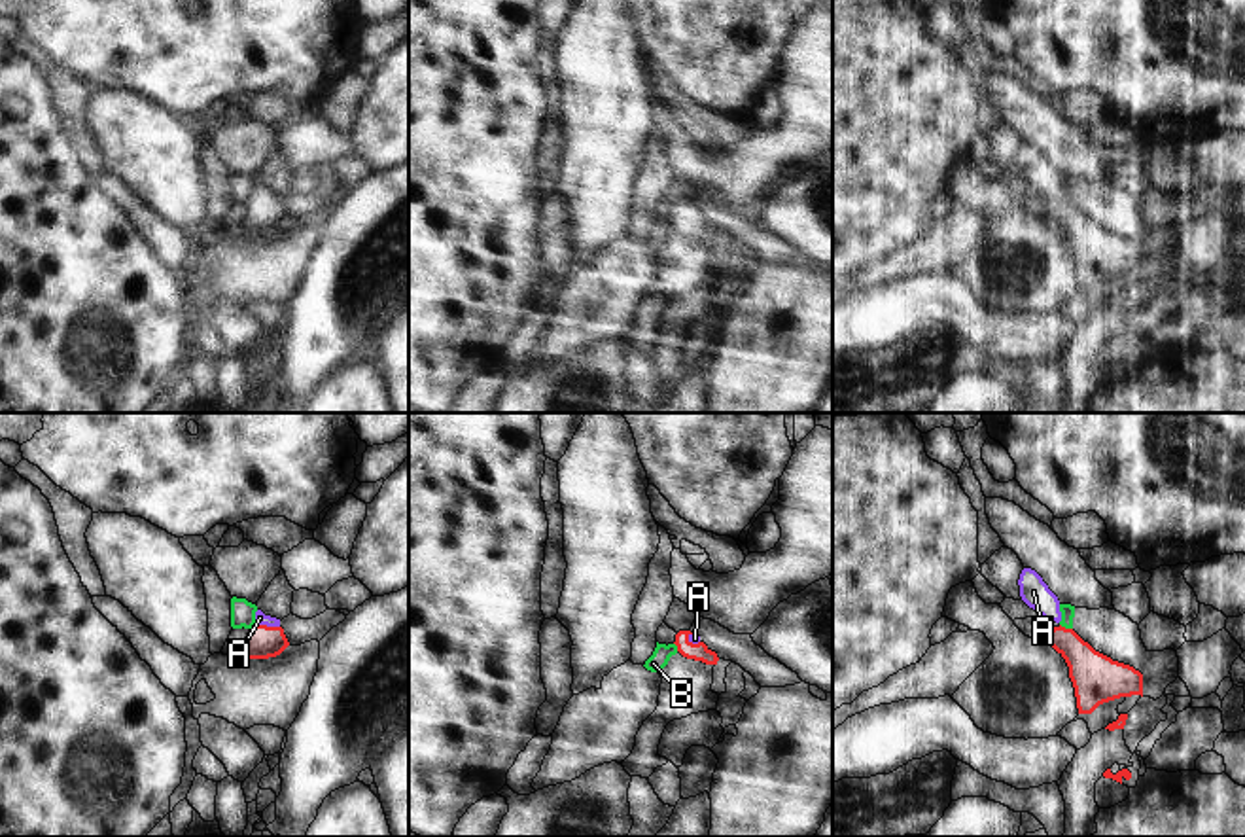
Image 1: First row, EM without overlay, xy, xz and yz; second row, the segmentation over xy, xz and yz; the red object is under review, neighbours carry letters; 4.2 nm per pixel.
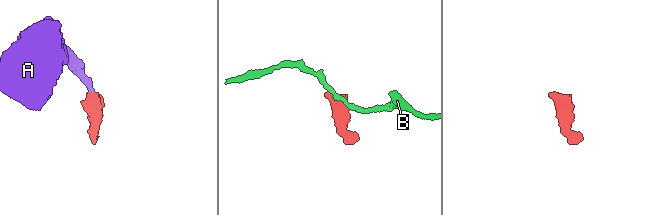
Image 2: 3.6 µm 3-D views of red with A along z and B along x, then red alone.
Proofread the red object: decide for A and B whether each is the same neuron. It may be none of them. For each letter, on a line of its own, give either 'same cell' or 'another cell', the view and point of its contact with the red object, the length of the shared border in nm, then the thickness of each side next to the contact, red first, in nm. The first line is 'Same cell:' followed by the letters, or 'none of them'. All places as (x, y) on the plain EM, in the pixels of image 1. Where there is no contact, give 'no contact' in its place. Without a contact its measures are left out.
Same cell: A
A: same cell; meets red in xy at (265, 201); contact 110 nm long; 140 nm thick on the red side, 50 nm on the other
B: another cell; meets red in yz at (1064, 203); contact 60 nm long; 200 nm thick on the red side, 60 nm on the other

